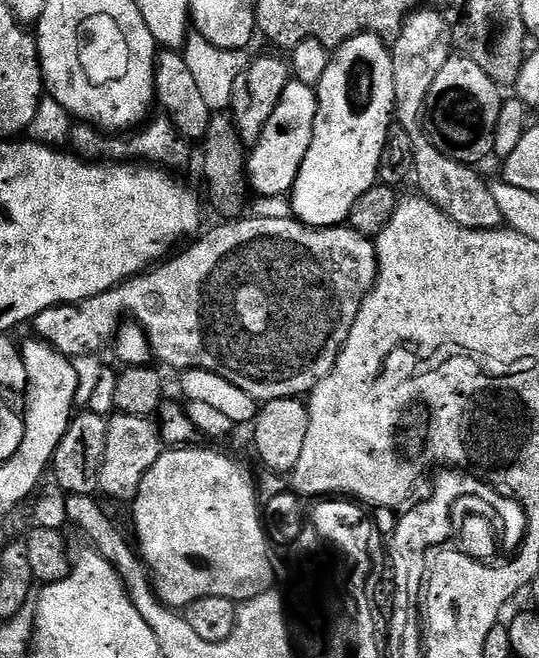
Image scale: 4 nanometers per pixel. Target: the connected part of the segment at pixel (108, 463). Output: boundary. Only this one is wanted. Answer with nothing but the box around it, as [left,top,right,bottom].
[100,414,162,500]

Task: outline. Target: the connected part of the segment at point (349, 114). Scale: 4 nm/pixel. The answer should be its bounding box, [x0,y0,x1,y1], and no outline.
[290,32,394,228]

